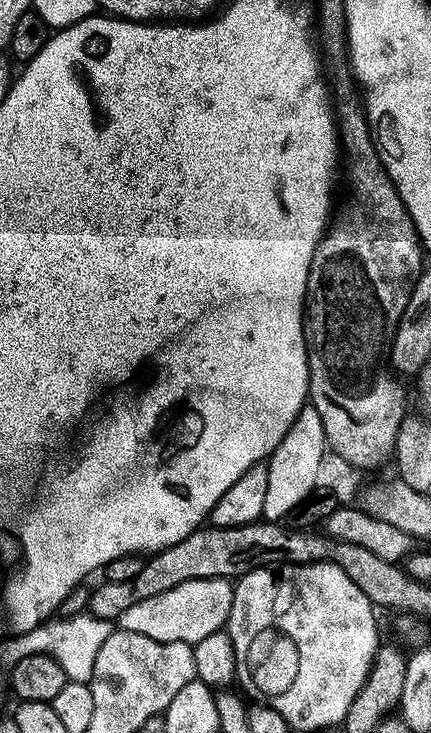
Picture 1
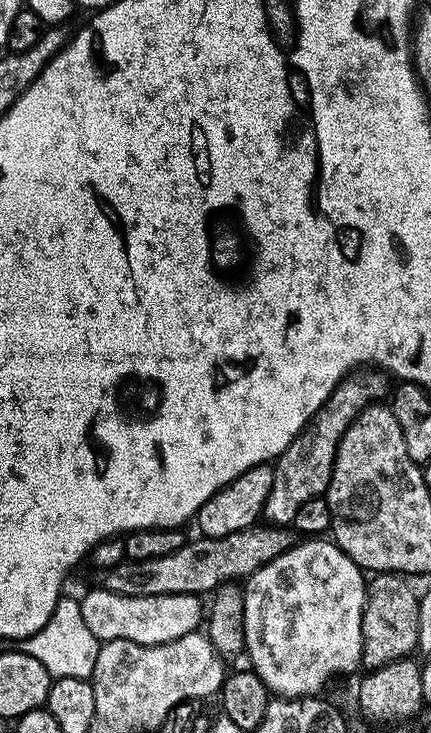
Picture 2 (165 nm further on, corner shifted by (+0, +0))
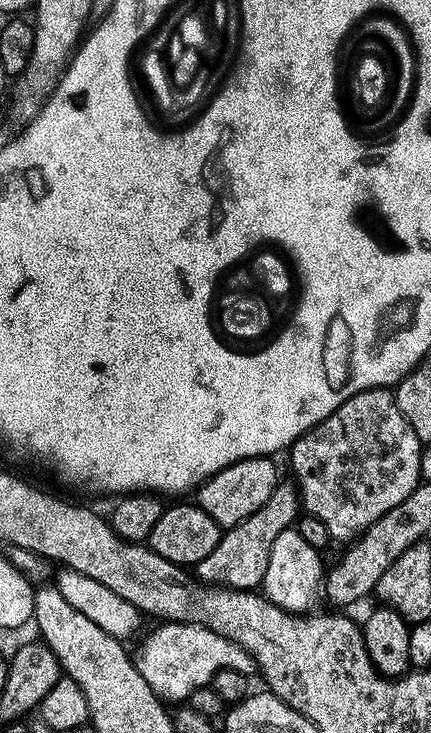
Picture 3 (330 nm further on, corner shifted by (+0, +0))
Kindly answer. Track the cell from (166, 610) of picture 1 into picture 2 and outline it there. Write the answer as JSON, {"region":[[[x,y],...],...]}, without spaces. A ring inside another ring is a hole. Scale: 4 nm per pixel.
{"region":[[[103,586],[80,600],[82,618],[86,626],[102,642],[109,640],[132,641],[138,645],[160,645],[177,640],[201,625],[204,608],[197,595],[126,596],[114,594]]]}

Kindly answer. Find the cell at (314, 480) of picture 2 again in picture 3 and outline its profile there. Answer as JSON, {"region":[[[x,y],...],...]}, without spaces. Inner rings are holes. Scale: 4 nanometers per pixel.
{"region":[[[277,483],[274,494],[266,498],[266,506],[262,510],[254,510],[250,518],[246,518],[238,526],[227,529],[221,535],[218,546],[213,552],[206,554],[202,562],[194,566],[194,576],[201,585],[219,586],[221,588],[238,588],[241,590],[259,589],[259,584],[269,579],[270,552],[274,540],[287,528],[295,525],[302,512],[302,497],[295,483]]]}

